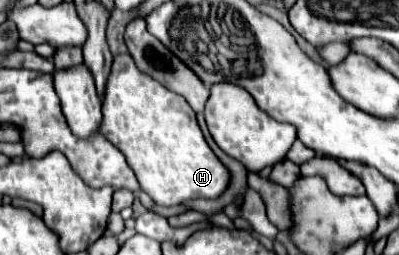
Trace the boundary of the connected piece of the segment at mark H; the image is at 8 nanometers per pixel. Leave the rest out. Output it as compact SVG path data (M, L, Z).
M120 54L114 58L112 72L106 84L104 102L102 102L102 126L100 134L104 134L124 156L128 166L134 170L140 188L158 204L158 206L176 206L188 200L216 200L230 186L230 170L216 158L216 154L206 144L202 130L198 126L194 110L188 102L174 94L172 90L160 86L148 74L142 74L130 54Z

